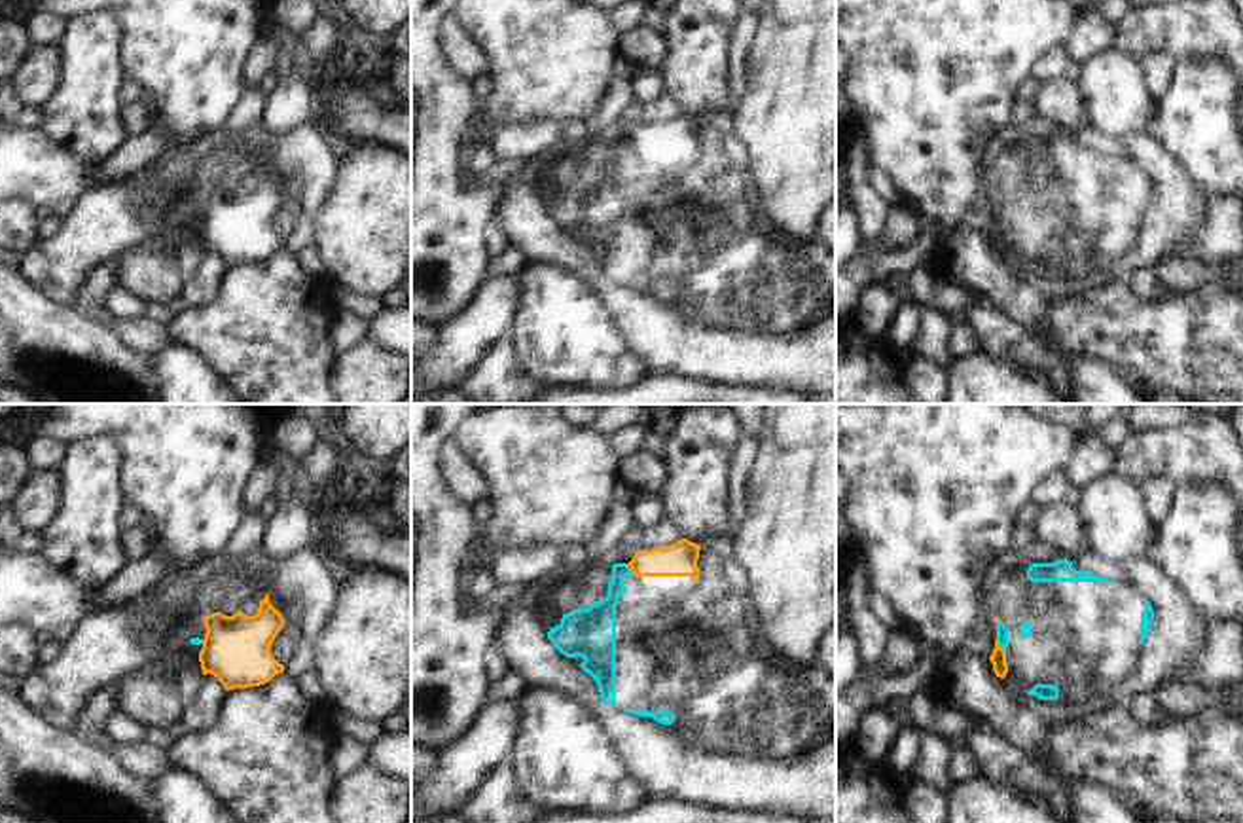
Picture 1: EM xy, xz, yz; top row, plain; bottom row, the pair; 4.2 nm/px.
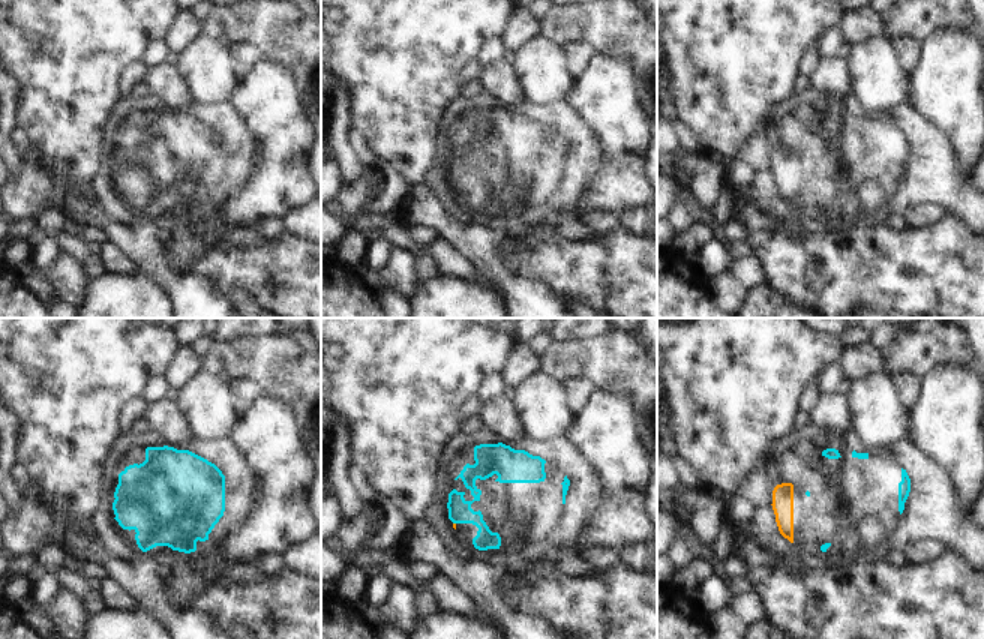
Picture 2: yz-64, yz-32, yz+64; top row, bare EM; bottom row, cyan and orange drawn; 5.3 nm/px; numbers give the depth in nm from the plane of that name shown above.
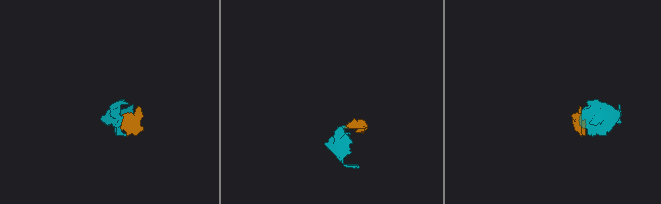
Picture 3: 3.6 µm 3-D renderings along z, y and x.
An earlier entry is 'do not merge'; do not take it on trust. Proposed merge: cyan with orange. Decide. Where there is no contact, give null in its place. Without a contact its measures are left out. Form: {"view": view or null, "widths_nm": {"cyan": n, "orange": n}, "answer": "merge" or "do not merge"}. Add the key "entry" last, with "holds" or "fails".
{"view": "yz", "widths_nm": {"cyan": 50, "orange": 70}, "answer": "do not merge", "entry": "holds"}

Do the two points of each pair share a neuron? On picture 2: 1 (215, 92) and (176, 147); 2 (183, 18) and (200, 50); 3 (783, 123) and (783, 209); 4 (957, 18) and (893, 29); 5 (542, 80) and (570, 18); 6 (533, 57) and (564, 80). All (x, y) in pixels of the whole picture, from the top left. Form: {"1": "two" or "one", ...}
{"1": "two", "2": "two", "3": "two", "4": "one", "5": "two", "6": "one"}

